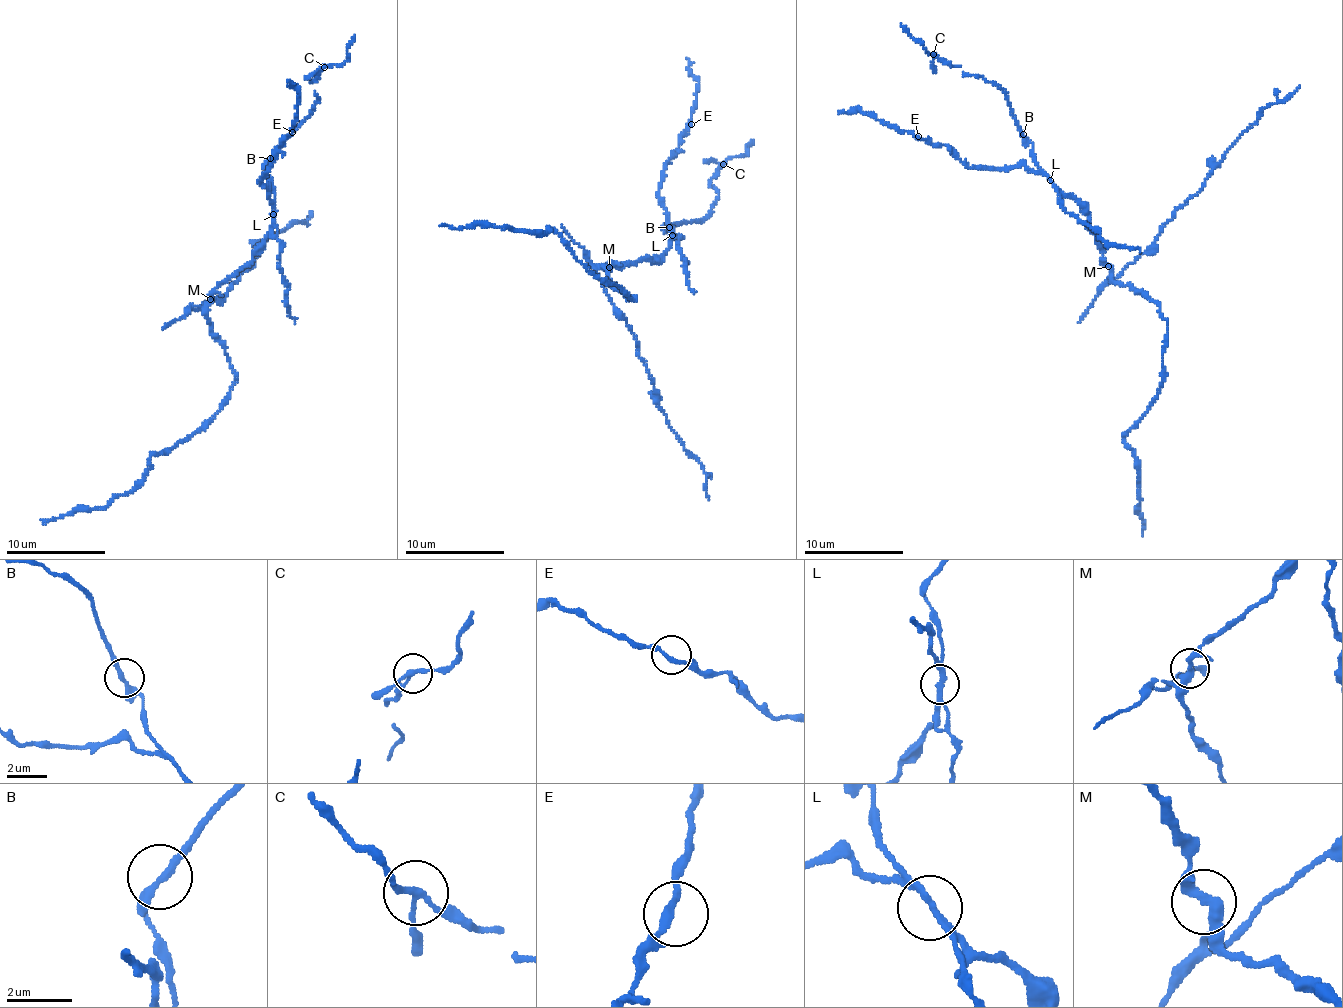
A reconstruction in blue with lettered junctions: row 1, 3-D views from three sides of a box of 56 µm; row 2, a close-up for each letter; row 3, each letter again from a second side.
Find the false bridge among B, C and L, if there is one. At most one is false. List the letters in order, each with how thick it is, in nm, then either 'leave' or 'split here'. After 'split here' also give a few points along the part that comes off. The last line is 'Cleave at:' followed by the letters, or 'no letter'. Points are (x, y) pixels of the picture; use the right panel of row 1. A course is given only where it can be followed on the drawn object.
B: calibre 200 nm; leave
C: calibre 170 nm; leave
L: calibre 190 nm; split here; course (1050, 180), (1088, 217), (1115, 281), (1160, 307), (1165, 319), (1160, 393), (1125, 436), (1137, 461), (1142, 532)
Cleave at: L

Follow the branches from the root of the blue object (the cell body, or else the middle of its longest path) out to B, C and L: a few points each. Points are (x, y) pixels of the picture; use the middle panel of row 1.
B: (609, 269), (641, 259), (651, 260), (666, 251), (674, 230), (664, 231), (669, 227)
C: (609, 269), (651, 260), (669, 247), (674, 229), (664, 230), (709, 213), (719, 194), (711, 177), (723, 164)
L: (609, 269), (641, 259), (651, 260), (666, 251), (671, 236)

